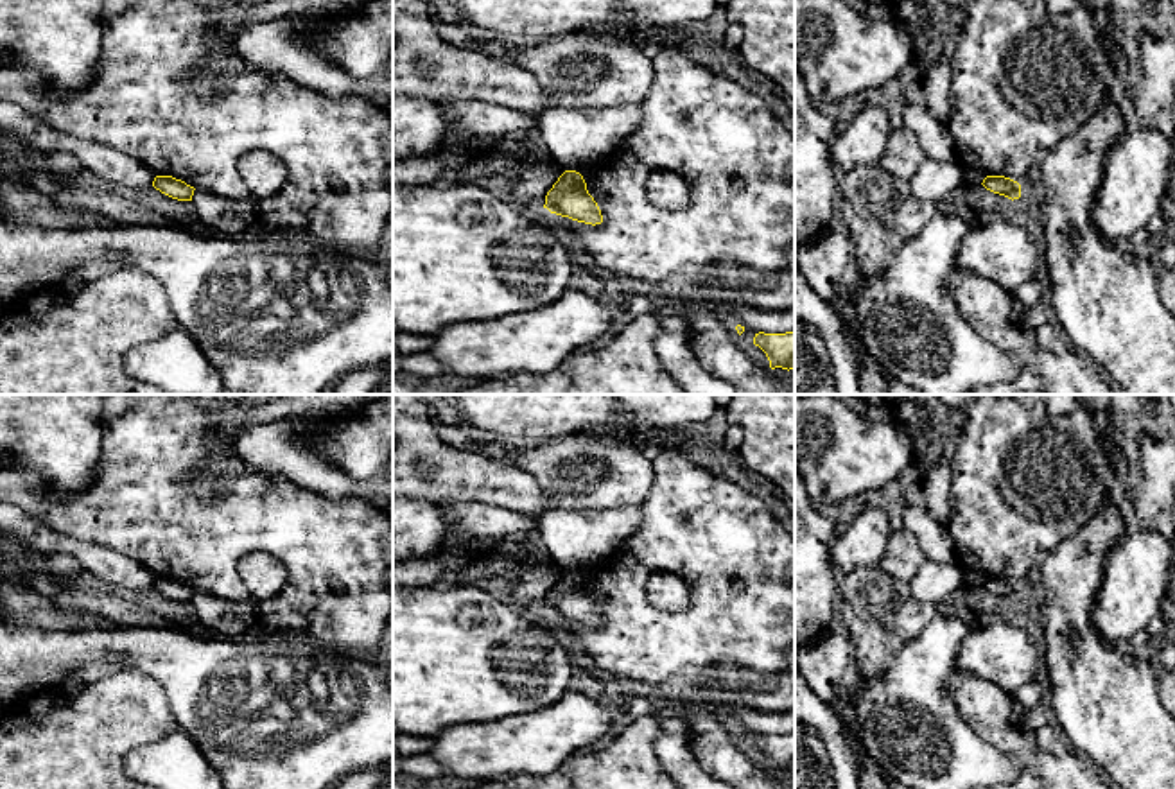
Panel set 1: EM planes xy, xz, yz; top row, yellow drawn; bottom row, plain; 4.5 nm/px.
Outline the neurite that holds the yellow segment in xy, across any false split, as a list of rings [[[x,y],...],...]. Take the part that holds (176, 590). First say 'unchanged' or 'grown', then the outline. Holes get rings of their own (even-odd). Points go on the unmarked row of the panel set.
unchanged; [[[156,577],[152,583],[152,588],[160,592],[161,595],[178,603],[192,603],[192,597],[196,592],[194,588],[172,577]]]

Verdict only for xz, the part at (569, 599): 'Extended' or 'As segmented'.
As segmented

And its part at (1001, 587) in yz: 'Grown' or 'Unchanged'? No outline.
Unchanged

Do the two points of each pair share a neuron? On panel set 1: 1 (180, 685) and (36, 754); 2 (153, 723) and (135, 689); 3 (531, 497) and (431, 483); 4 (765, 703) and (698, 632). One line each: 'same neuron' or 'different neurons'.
1: different neurons
2: same neuron
3: same neuron
4: different neurons

